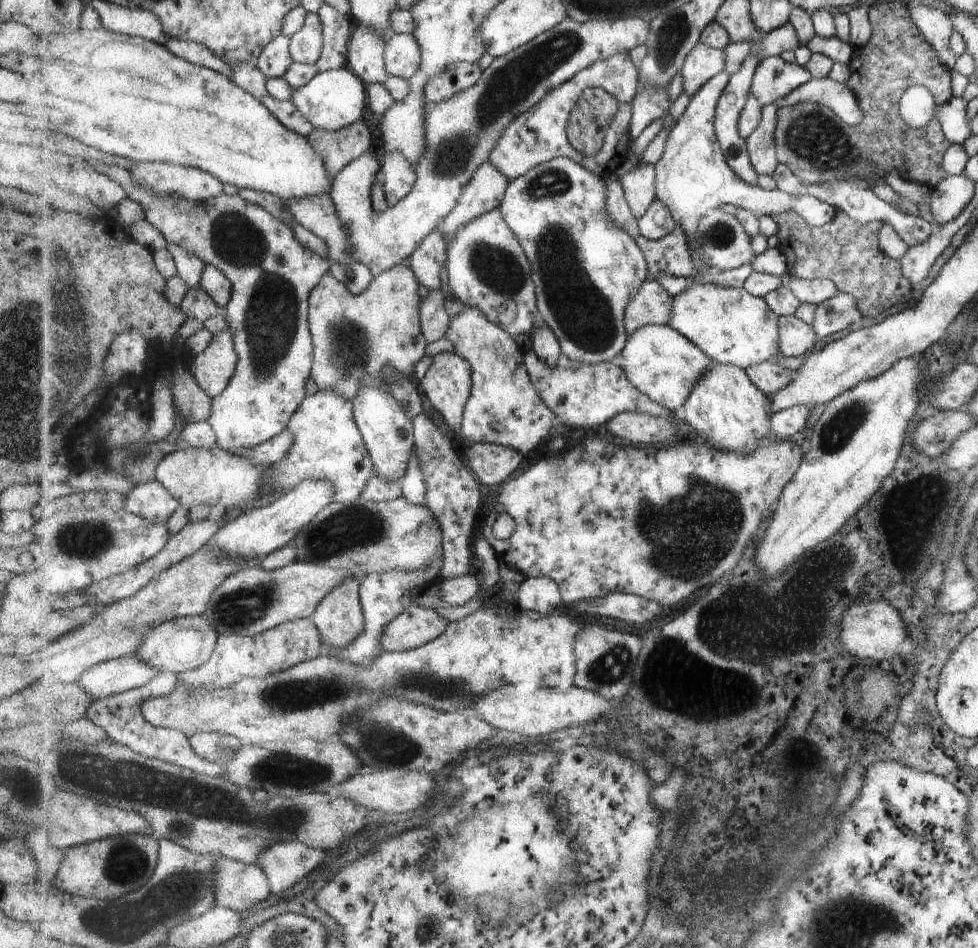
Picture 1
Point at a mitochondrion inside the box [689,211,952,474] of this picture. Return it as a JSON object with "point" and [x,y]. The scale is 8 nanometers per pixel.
{"point":[835,434]}

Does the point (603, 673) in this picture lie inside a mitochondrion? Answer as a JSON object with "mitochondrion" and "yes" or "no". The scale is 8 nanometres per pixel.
{"mitochondrion":"yes"}

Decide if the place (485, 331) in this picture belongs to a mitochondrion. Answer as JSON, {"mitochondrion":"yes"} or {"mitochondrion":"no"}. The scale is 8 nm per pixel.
{"mitochondrion":"no"}

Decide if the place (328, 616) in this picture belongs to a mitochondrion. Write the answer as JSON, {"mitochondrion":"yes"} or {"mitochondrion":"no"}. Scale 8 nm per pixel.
{"mitochondrion":"no"}

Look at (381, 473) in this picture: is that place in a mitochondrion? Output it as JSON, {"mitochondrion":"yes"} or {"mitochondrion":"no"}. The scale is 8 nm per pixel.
{"mitochondrion":"no"}

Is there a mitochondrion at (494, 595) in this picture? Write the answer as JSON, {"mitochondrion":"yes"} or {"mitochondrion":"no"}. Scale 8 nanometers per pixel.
{"mitochondrion":"no"}

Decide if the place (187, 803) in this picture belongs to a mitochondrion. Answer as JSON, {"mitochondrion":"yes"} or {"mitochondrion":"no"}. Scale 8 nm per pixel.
{"mitochondrion":"yes"}

